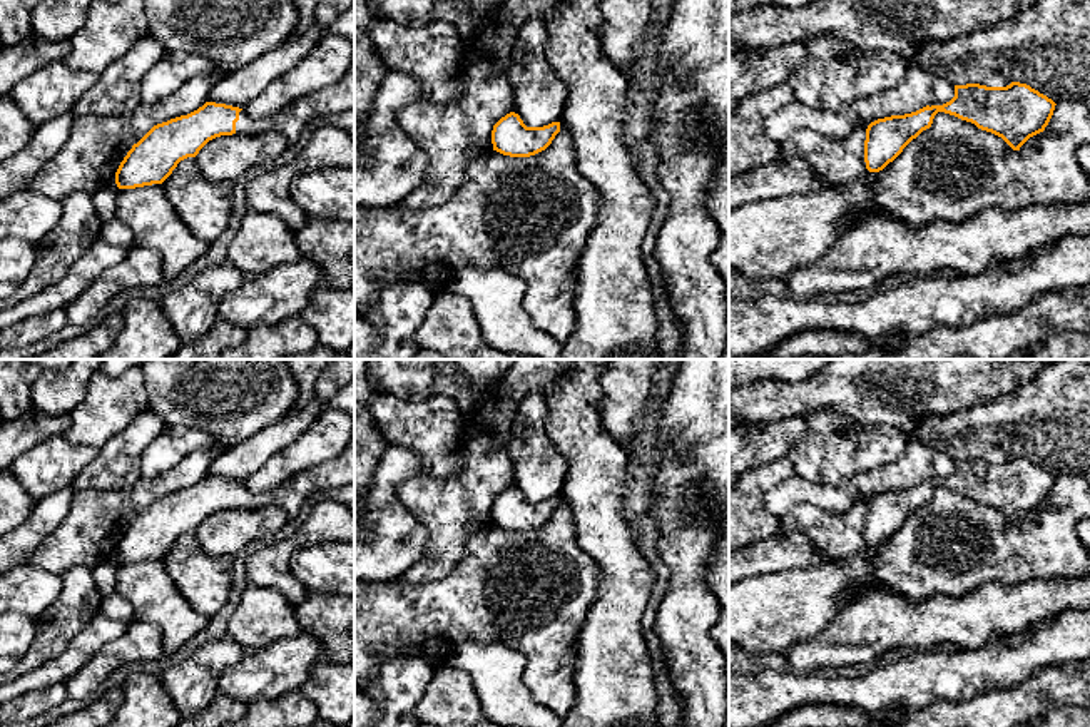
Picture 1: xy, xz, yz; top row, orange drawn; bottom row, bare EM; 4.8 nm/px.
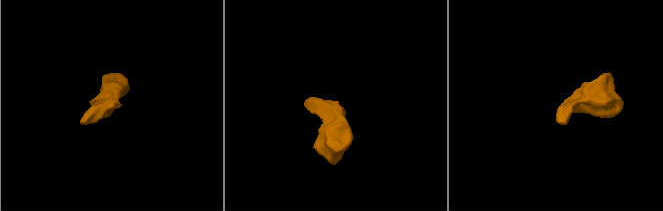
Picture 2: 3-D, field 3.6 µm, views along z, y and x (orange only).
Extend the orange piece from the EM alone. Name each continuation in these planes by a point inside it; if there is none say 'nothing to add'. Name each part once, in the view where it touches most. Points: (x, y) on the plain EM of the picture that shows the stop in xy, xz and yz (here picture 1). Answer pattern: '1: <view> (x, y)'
1: xy (291, 495)

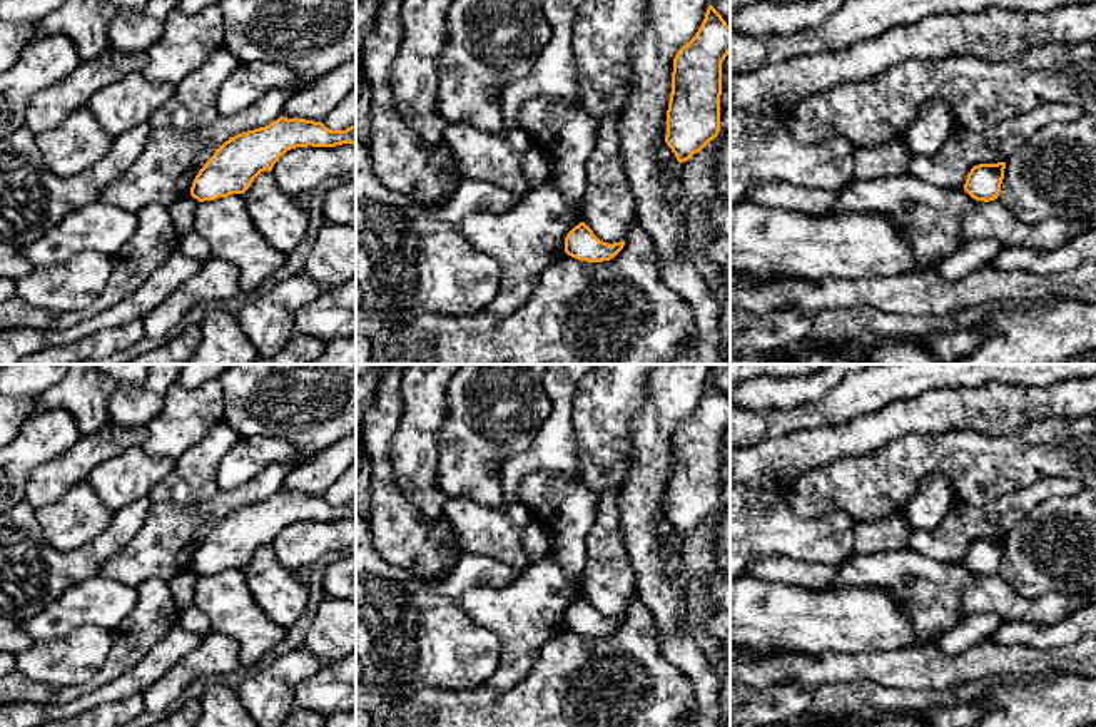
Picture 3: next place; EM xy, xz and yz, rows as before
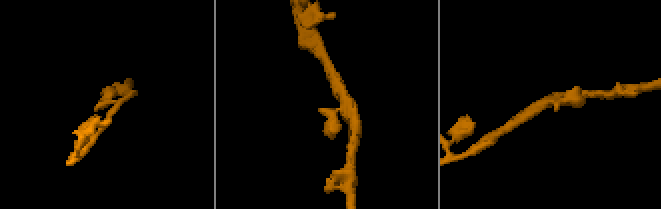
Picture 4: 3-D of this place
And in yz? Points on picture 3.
nothing to add

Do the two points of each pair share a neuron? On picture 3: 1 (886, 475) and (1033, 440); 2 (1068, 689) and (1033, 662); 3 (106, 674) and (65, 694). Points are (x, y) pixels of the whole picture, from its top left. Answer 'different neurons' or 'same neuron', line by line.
1: same neuron
2: different neurons
3: same neuron

